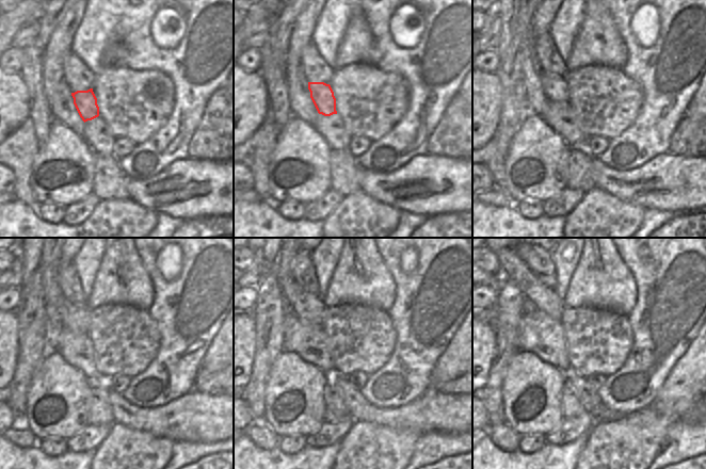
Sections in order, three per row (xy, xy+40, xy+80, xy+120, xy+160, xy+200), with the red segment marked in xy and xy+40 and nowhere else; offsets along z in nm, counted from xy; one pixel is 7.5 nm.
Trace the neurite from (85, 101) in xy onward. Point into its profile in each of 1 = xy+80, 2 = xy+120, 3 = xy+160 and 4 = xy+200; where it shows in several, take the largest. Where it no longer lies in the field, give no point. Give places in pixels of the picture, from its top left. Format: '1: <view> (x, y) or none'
1: xy+80 (555, 87)
2: xy+120 (75, 317)
3: xy+160 (307, 306)
4: xy+200 (546, 300)

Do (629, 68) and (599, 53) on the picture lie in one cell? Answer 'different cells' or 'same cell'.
different cells

